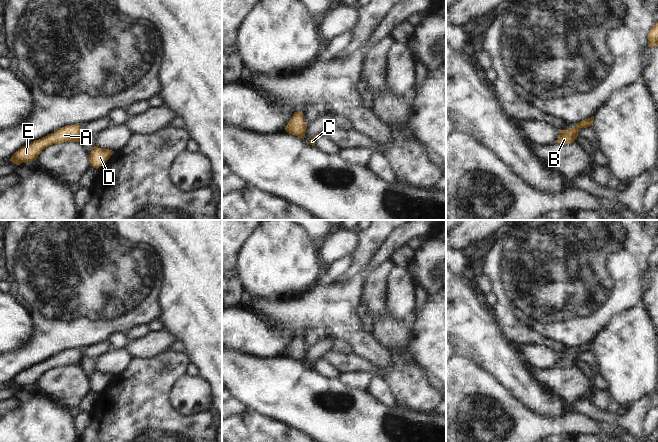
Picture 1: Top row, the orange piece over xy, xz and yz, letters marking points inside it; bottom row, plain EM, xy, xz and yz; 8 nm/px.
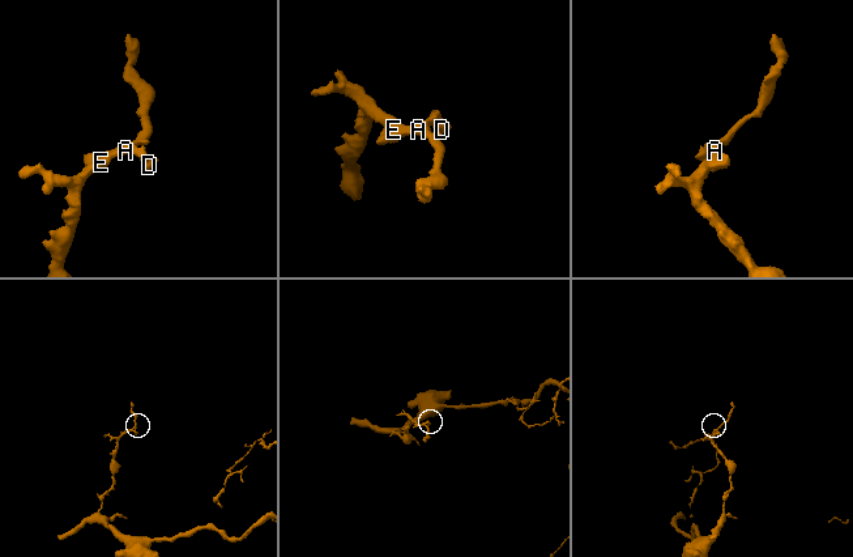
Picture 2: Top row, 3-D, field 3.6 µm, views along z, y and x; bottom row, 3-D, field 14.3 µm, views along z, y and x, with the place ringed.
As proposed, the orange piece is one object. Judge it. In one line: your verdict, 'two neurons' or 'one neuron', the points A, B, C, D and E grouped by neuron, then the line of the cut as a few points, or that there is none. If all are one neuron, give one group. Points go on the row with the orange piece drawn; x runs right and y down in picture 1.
one neuron | A B C D E | no cut

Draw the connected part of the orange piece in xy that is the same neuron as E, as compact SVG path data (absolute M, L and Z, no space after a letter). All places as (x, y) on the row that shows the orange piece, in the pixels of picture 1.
M71 124L59 128L56 132L35 140L16 151L10 161L16 165L23 162L35 161L38 155L47 147L63 142L80 142L84 128L78 124Z

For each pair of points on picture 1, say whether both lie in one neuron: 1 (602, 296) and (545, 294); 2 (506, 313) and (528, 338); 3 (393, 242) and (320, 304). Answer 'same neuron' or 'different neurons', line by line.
1: same neuron
2: same neuron
3: same neuron

